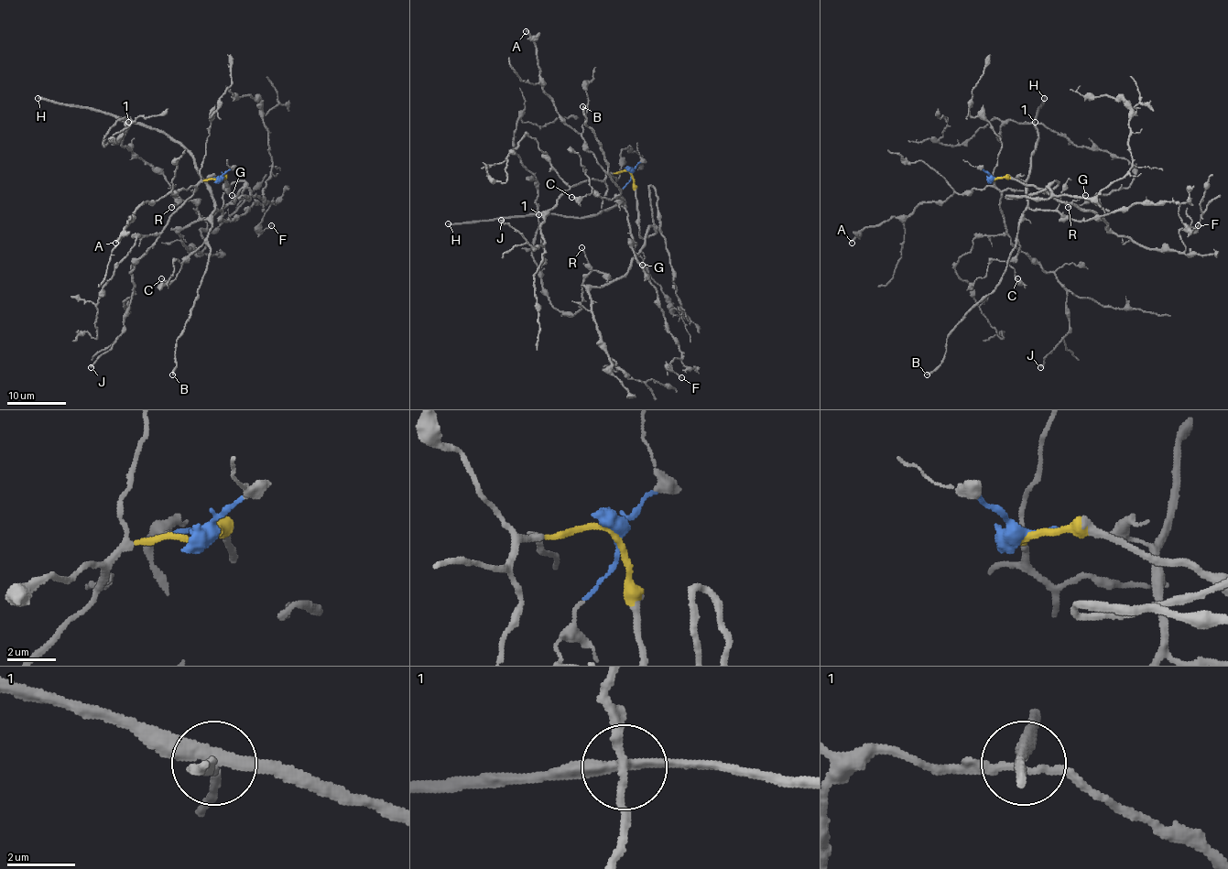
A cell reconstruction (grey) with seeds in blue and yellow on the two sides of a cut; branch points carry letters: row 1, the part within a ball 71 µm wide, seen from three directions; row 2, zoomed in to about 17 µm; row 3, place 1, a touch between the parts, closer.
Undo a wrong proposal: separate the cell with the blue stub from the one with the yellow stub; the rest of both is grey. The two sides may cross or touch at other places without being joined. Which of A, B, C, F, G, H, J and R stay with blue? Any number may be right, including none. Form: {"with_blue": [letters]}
{"with_blue": ["B", "C", "F", "H"]}

